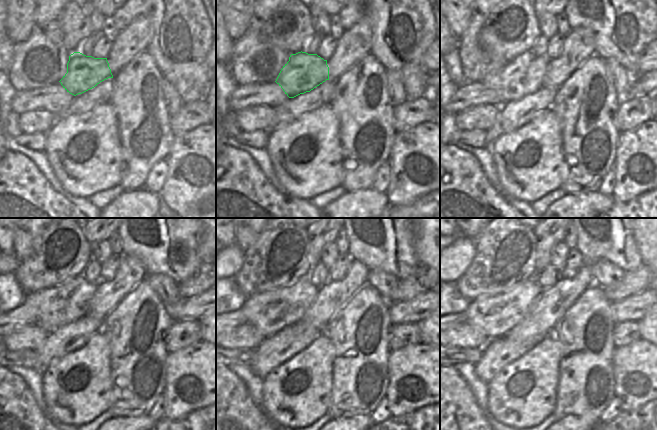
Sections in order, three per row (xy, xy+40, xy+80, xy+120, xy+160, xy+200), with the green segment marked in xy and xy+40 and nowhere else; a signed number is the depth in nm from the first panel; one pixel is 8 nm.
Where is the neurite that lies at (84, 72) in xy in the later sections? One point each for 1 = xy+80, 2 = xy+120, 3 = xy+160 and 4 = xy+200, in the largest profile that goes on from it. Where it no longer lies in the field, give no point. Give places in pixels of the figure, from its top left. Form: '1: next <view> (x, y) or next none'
1: next xy+80 (523, 75)
2: next xy+120 (57, 306)
3: next xy+160 (269, 312)
4: next xy+200 (494, 315)

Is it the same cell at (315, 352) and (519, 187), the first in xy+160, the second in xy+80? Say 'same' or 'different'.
same

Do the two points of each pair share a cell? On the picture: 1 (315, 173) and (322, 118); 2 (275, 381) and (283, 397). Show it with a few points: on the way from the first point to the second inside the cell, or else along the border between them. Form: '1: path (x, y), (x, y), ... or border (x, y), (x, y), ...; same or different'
1: path (315, 159), (322, 148), (322, 132); same
2: path (279, 385), (283, 393); same

